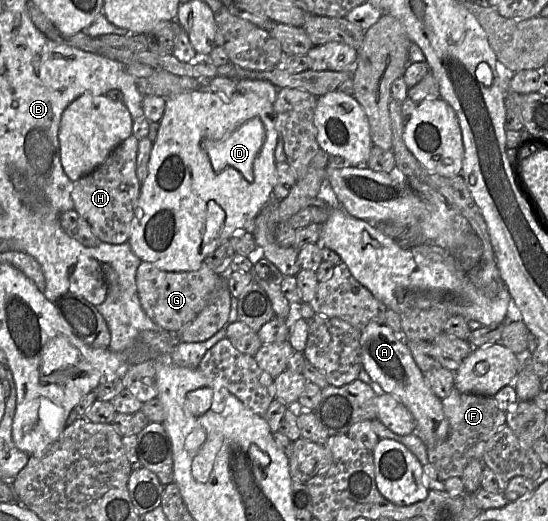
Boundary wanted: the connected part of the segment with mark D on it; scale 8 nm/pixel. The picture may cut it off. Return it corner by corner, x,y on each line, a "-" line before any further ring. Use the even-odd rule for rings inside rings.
193,90
166,98
166,106
156,139
153,141
148,162
148,174
141,182
140,194
135,207
131,232
127,243
133,253
142,261
167,272
185,272
198,270
208,255
222,242
231,236
251,228
255,217
272,200
273,188
276,183
275,149
278,142
278,132
273,120
273,102
257,95
236,94
232,98
222,98
209,91

